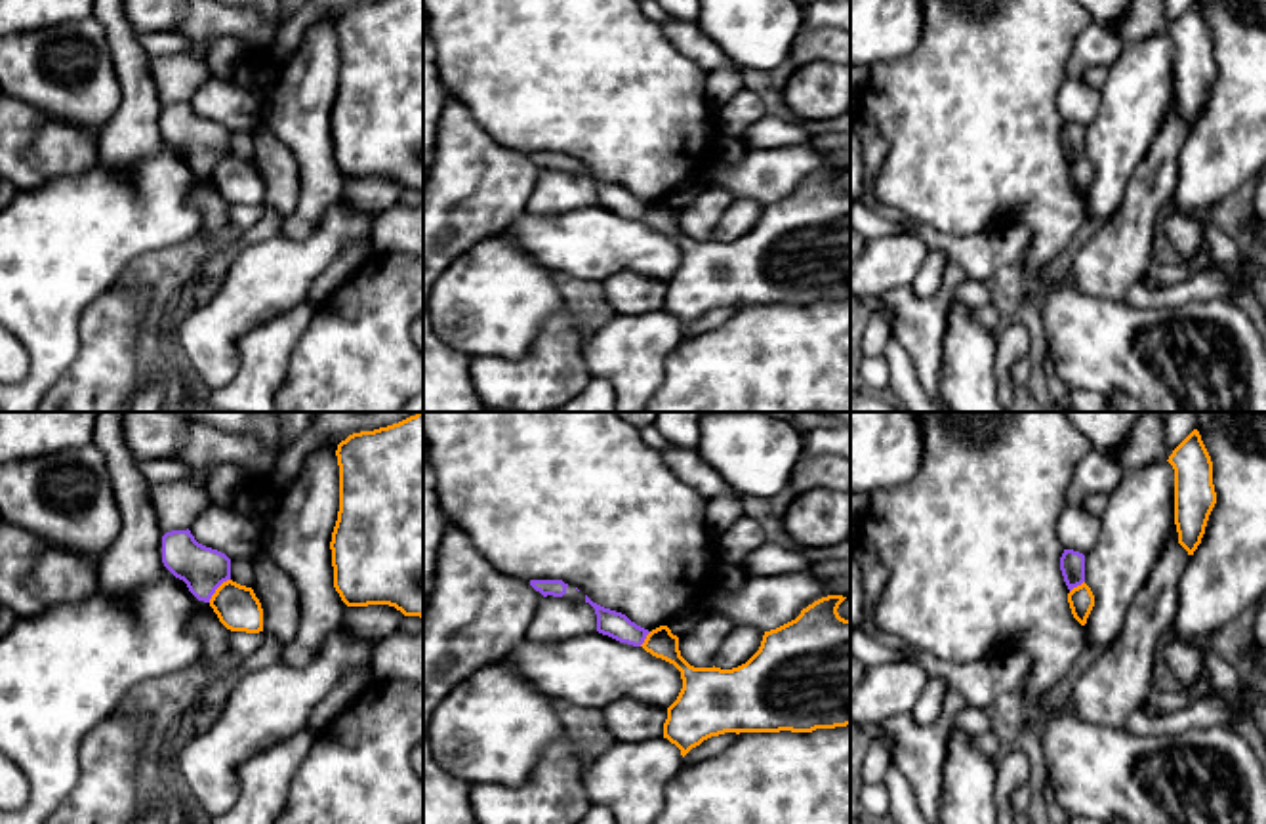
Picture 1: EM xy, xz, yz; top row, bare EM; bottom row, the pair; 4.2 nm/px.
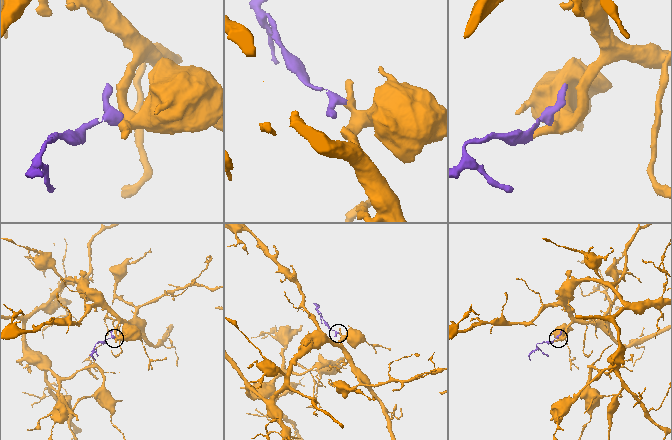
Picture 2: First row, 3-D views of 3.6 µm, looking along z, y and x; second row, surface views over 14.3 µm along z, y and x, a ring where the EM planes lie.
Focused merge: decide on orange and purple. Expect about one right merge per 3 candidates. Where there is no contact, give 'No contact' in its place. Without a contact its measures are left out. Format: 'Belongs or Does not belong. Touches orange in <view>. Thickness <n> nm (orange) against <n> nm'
Does not belong. Touches orange in xy. Thickness 190 nm (orange) against 190 nm

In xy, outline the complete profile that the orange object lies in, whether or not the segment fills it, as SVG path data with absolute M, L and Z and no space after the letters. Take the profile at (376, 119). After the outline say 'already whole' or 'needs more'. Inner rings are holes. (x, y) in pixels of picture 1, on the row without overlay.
M423 0L353 6L336 29L339 84L330 114L336 164L347 179L389 177L423 191Z | already whole

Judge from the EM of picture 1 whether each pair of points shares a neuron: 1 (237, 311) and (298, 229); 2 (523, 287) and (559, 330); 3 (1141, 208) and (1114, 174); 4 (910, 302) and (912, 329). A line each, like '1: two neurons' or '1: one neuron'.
1: two neurons
2: two neurons
3: two neurons
4: one neuron

